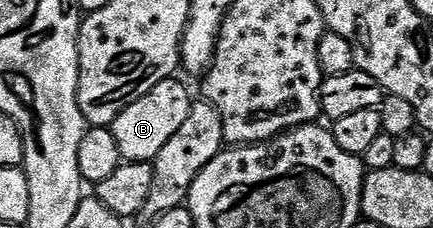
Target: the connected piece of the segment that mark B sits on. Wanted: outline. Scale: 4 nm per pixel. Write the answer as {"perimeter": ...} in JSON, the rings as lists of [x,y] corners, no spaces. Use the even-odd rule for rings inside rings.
{"perimeter":[[[171,79],[156,83],[148,95],[136,99],[108,126],[110,134],[116,139],[116,147],[120,147],[123,162],[144,161],[153,162],[154,158],[164,151],[164,143],[180,131],[184,119],[188,119],[188,111],[192,104],[192,96],[186,90],[186,85],[179,79]]]}

